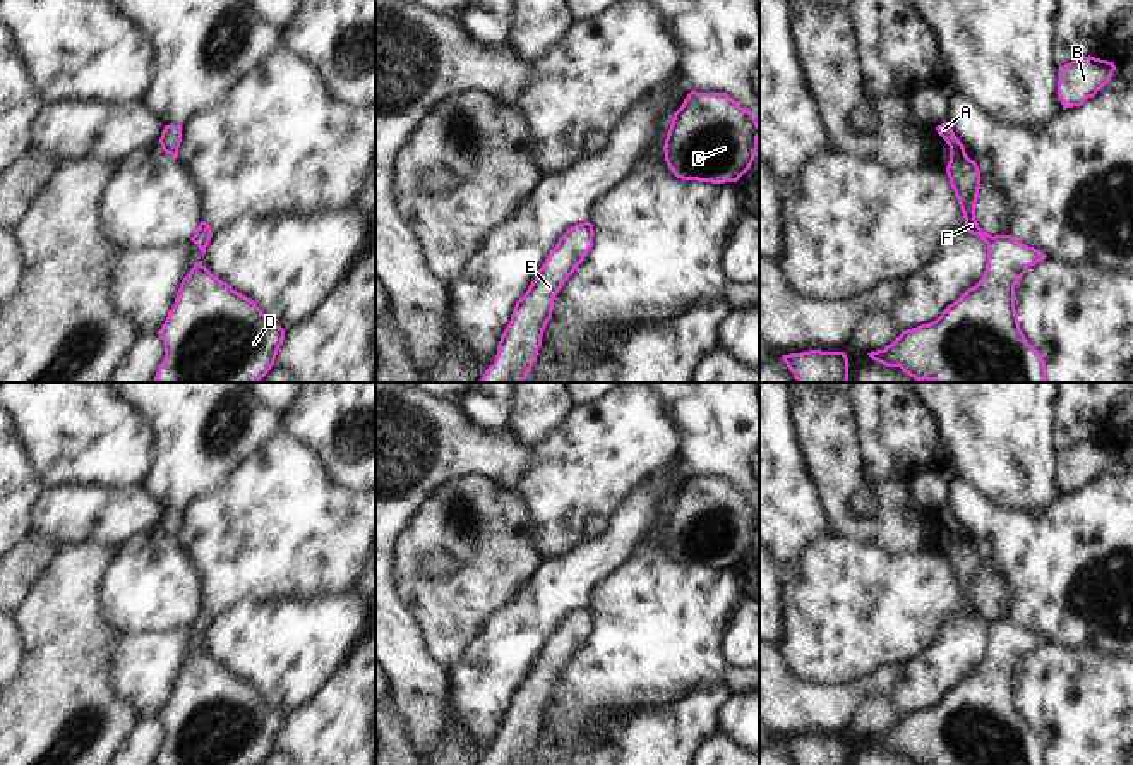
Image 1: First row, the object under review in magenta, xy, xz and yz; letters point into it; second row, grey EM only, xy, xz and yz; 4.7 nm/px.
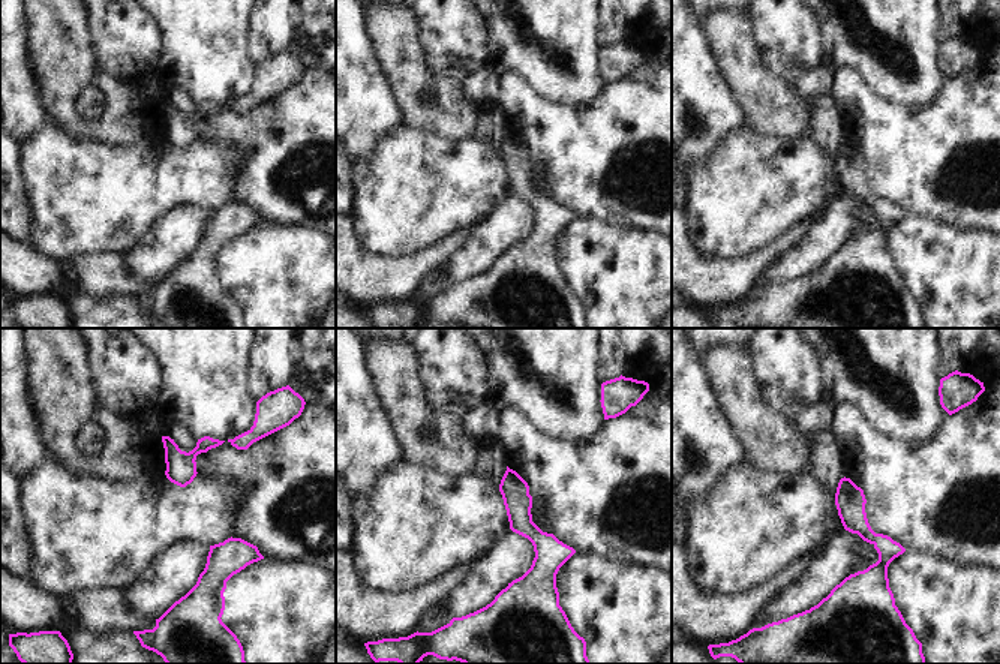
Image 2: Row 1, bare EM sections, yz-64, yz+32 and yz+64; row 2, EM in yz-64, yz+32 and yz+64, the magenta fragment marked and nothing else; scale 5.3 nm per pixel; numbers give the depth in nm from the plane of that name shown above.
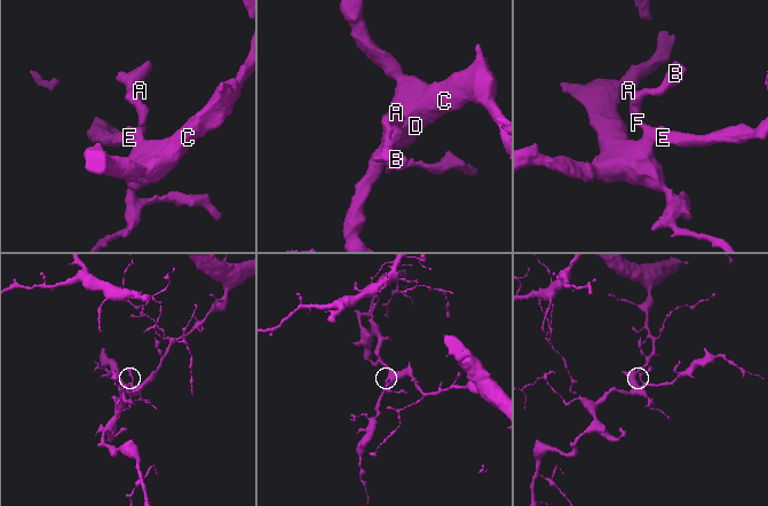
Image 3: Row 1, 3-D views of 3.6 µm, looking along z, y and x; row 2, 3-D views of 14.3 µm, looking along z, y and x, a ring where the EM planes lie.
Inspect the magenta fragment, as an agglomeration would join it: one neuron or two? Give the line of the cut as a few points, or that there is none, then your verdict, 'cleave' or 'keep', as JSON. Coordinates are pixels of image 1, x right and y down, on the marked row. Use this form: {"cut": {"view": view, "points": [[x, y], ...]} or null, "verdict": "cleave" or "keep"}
{"cut": null, "verdict": "keep"}

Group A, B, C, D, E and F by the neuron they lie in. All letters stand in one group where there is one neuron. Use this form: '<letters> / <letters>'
A B C D E F

